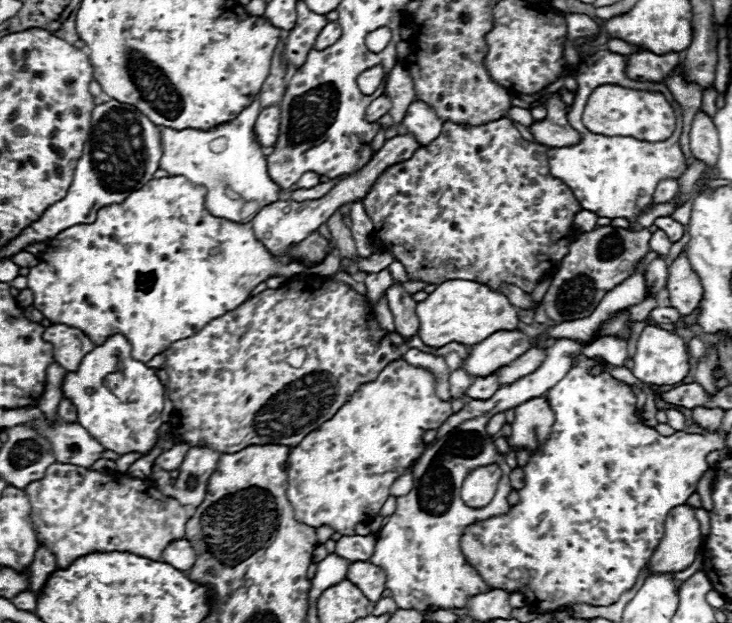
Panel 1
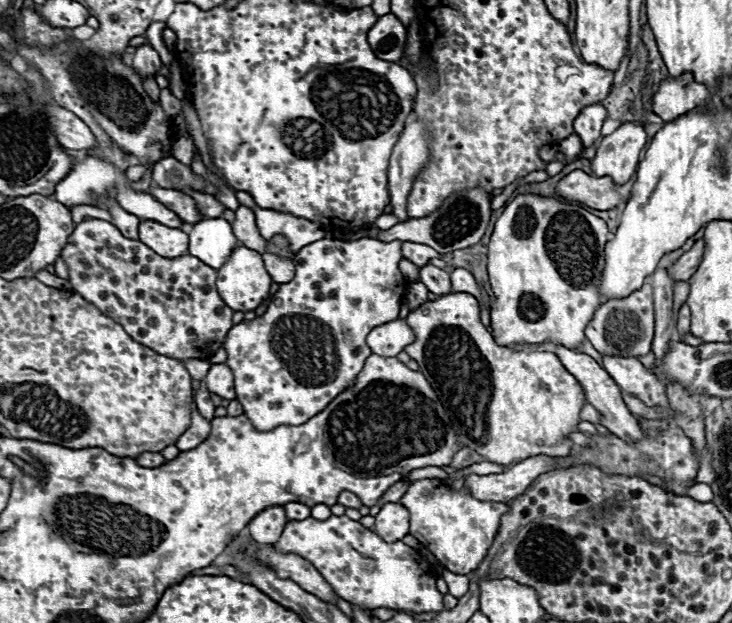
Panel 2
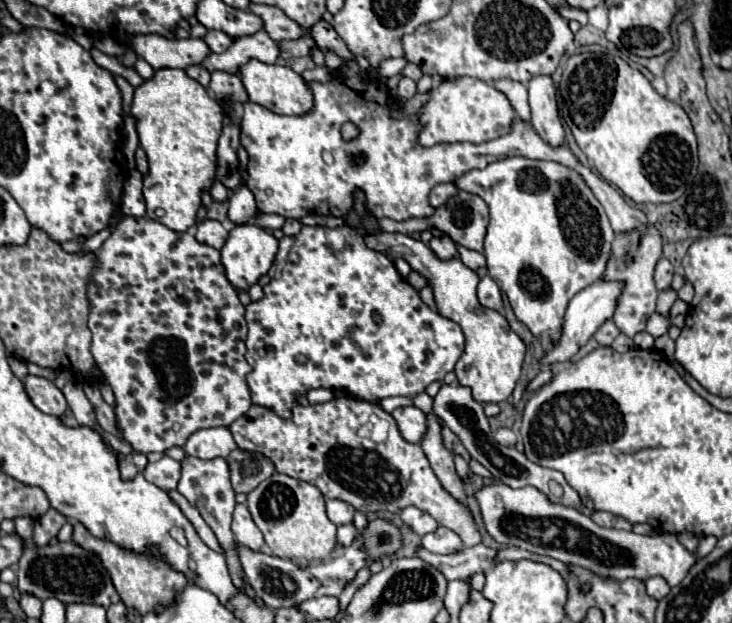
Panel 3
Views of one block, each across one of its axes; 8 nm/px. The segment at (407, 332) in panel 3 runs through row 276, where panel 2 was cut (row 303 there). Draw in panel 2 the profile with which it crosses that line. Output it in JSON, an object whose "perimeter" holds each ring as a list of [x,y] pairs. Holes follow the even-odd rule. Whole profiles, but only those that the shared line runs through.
{"perimeter":[[[324,238],[324,240],[318,240],[316,244],[308,244],[308,248],[302,248],[298,252],[298,256],[294,258],[294,264],[296,264],[294,280],[288,282],[288,284],[280,284],[280,288],[272,296],[272,300],[270,300],[270,304],[268,304],[264,314],[256,316],[250,322],[240,322],[240,324],[232,326],[232,330],[228,332],[226,342],[224,342],[224,350],[228,354],[226,366],[234,372],[236,400],[242,404],[244,414],[248,416],[248,420],[252,422],[252,426],[258,432],[268,432],[268,430],[284,426],[284,424],[288,424],[288,426],[304,424],[304,420],[310,420],[312,416],[316,416],[316,412],[322,412],[340,392],[344,392],[344,388],[354,384],[358,372],[362,370],[362,366],[366,362],[366,358],[372,354],[372,350],[366,346],[368,332],[372,328],[380,326],[380,324],[396,320],[398,314],[400,314],[402,300],[404,300],[404,296],[408,292],[408,286],[410,286],[410,282],[398,270],[400,260],[402,260],[402,242],[398,242],[398,240],[394,240],[394,242],[380,242],[380,240],[374,240],[374,238],[360,238],[360,240],[332,240],[332,238]]]}

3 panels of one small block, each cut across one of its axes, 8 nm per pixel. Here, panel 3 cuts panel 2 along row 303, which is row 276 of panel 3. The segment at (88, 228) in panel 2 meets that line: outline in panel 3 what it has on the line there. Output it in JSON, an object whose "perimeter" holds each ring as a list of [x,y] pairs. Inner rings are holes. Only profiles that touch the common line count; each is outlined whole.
{"perimeter":[[[124,216],[94,254],[98,264],[88,278],[90,350],[104,380],[112,386],[122,440],[134,452],[162,454],[174,446],[184,446],[196,430],[228,426],[248,412],[252,406],[246,384],[252,368],[244,358],[248,328],[238,292],[224,280],[220,252],[196,242],[192,234],[172,232],[148,216]]]}

